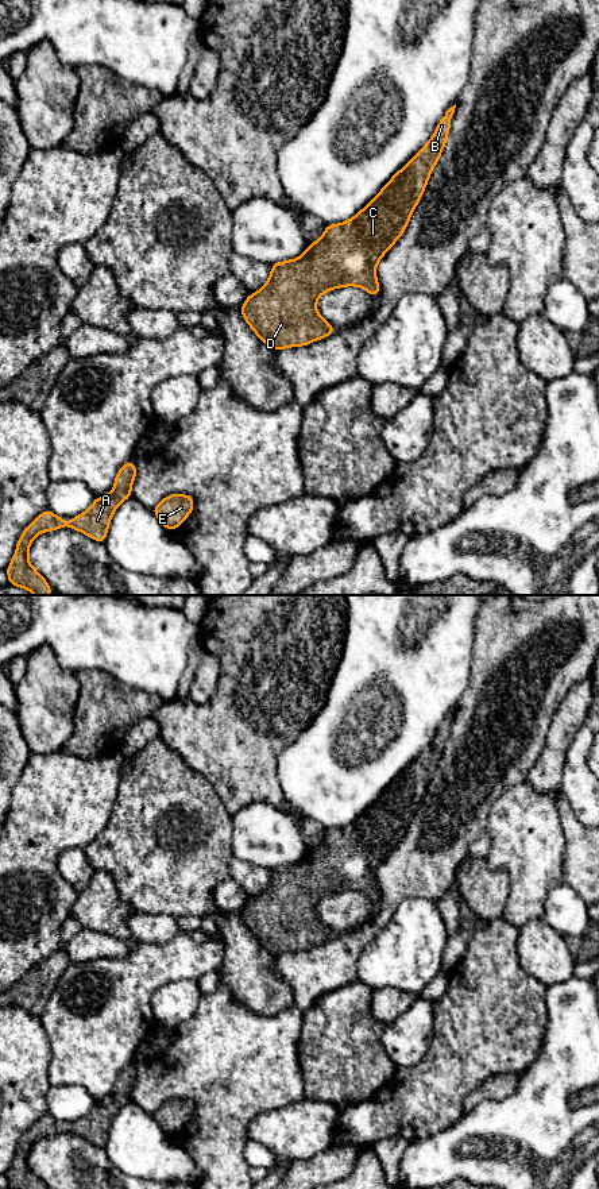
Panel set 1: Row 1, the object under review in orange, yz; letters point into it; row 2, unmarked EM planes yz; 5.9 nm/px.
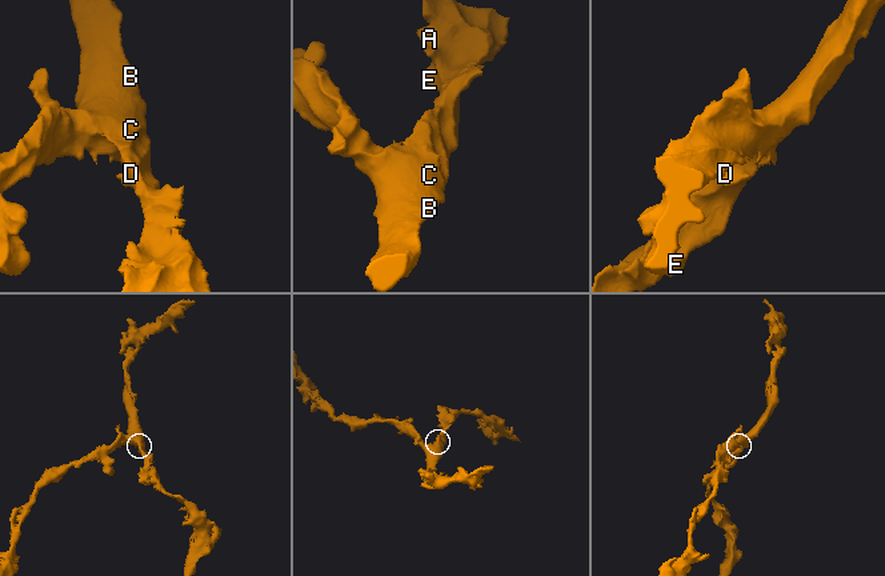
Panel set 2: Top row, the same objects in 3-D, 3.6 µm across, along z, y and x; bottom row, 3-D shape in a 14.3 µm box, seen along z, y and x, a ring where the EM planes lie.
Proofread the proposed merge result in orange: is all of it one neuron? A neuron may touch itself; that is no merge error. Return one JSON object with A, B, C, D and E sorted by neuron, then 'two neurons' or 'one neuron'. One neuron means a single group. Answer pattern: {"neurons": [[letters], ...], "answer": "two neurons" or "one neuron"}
{"neurons": [["A", "B", "C", "D", "E"]], "answer": "one neuron"}

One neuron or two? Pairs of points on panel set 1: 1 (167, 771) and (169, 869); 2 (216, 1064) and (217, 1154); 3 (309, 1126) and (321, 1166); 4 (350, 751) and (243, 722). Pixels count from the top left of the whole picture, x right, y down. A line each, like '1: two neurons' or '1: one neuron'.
1: one neuron
2: one neuron
3: two neurons
4: two neurons

